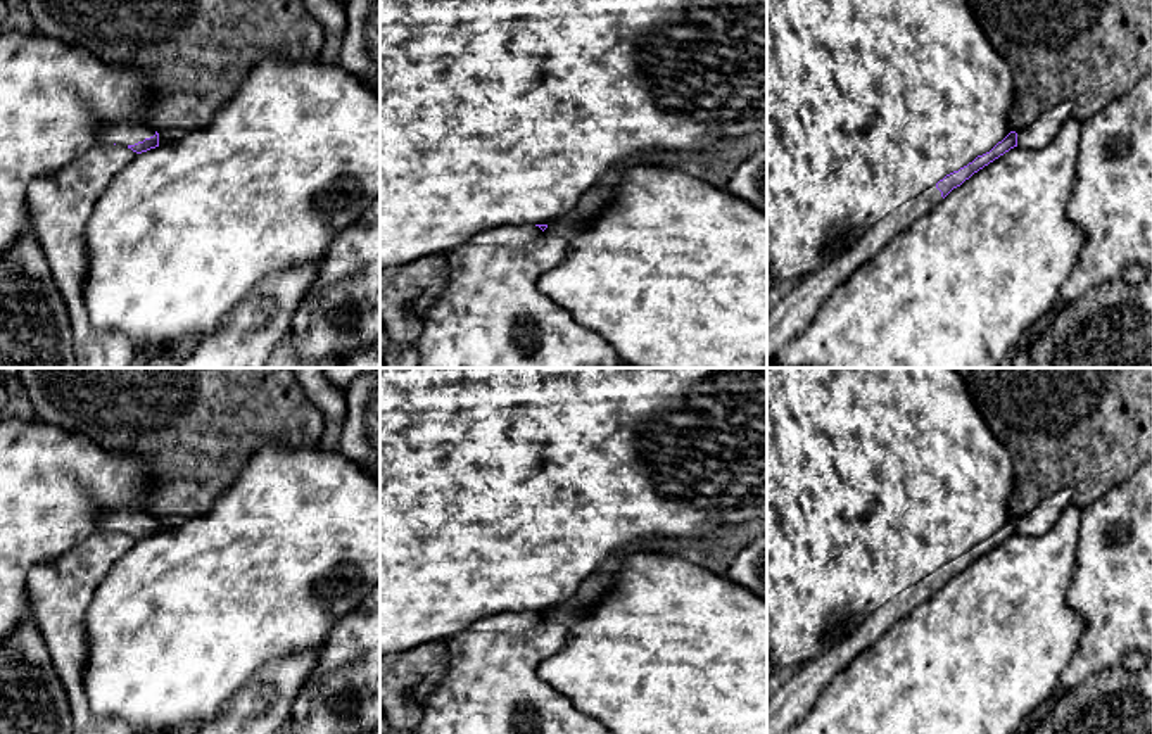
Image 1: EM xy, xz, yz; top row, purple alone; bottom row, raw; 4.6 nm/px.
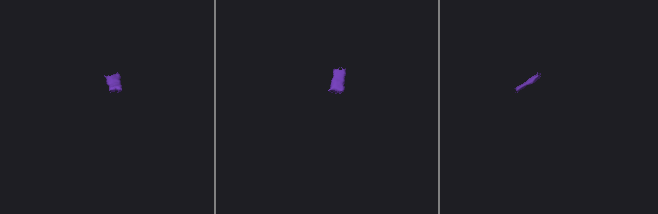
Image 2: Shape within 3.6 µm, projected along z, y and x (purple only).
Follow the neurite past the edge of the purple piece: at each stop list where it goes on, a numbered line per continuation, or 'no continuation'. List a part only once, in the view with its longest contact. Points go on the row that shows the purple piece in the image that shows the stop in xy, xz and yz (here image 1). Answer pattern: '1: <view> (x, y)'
1: xy (125, 133)
2: yz (800, 304)

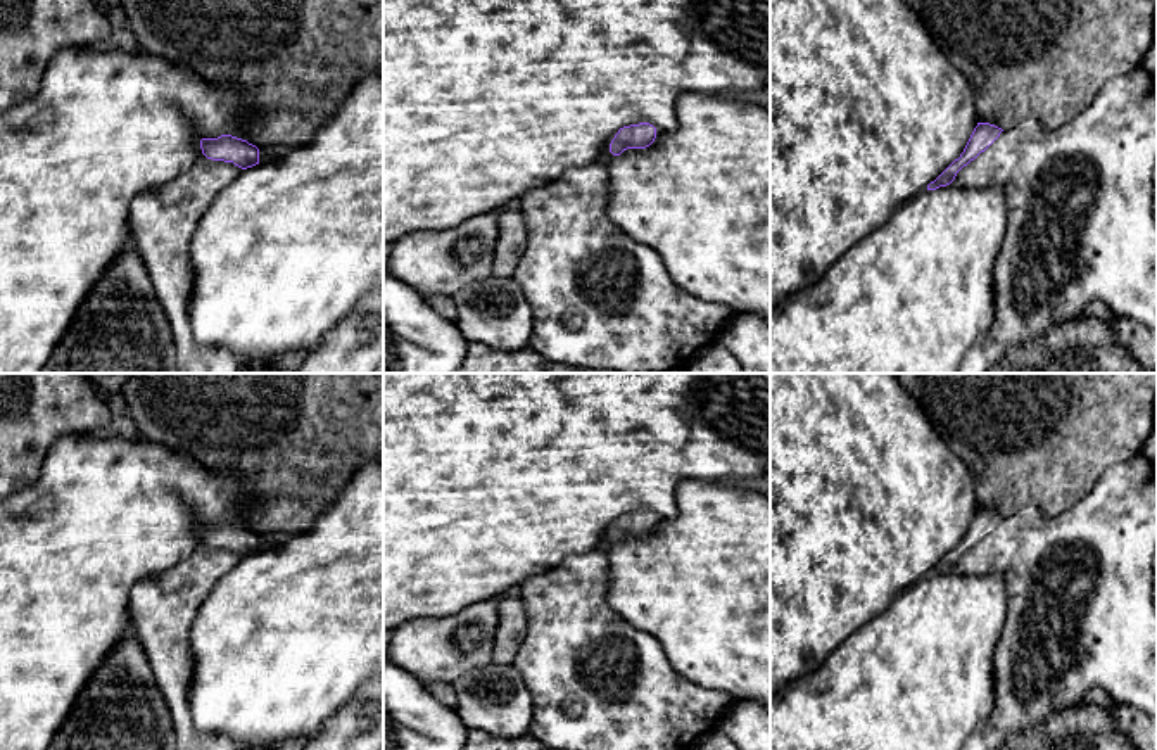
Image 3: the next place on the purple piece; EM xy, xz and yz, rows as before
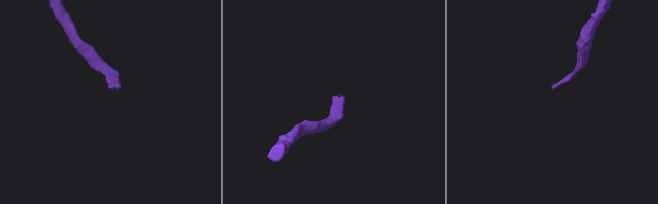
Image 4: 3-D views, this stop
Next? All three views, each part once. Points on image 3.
no continuation

